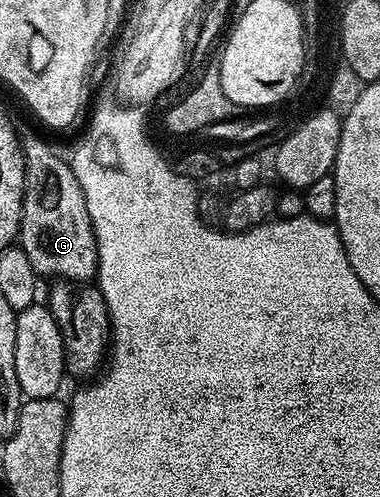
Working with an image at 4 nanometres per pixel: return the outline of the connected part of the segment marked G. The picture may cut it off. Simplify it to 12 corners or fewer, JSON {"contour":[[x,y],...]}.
{"contour":[[24,137],[19,248],[88,283],[96,236],[71,164]]}

